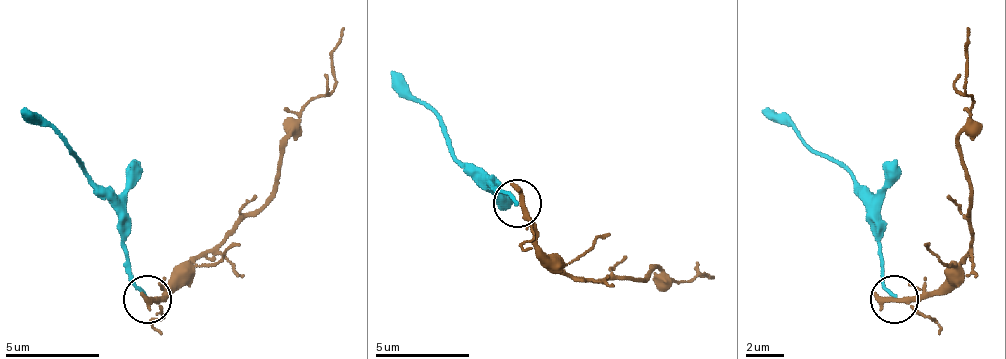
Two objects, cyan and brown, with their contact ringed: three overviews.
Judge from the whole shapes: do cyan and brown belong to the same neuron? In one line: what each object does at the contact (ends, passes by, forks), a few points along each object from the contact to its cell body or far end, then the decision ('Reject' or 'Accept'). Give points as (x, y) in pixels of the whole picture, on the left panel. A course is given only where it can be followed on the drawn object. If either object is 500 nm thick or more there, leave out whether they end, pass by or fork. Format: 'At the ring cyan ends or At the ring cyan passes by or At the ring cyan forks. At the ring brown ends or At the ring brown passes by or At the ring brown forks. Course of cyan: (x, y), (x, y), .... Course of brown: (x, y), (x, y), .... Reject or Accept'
At the ring cyan ends. At the ring brown passes by. Course of cyan: (148, 300), (129, 272), (120, 205), (49, 125), (20, 111). Course of brown: (148, 300), (214, 248), (267, 201), (285, 134), (300, 111), (333, 87), (342, 25). Reject

